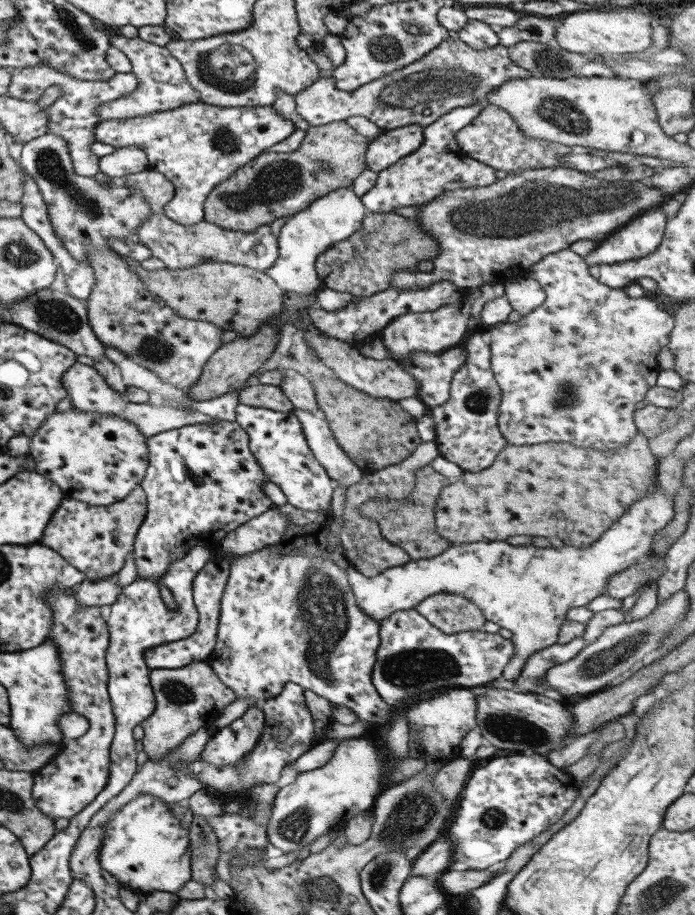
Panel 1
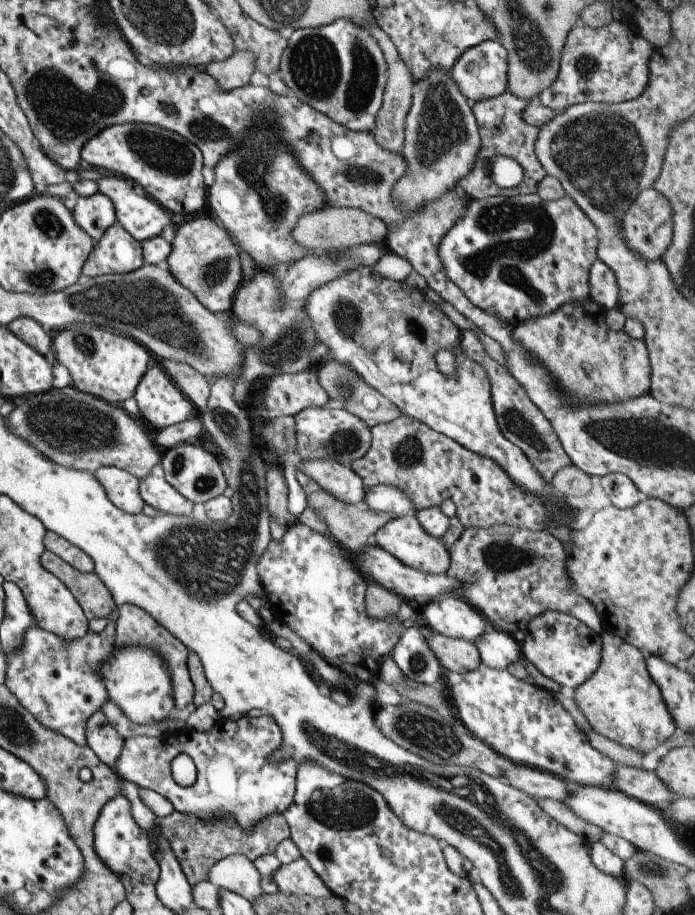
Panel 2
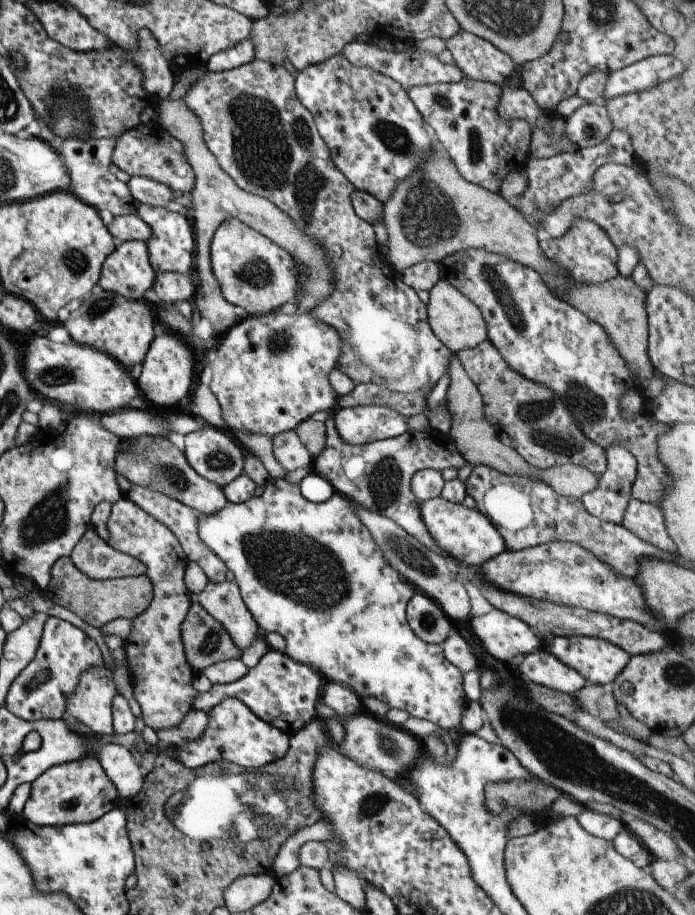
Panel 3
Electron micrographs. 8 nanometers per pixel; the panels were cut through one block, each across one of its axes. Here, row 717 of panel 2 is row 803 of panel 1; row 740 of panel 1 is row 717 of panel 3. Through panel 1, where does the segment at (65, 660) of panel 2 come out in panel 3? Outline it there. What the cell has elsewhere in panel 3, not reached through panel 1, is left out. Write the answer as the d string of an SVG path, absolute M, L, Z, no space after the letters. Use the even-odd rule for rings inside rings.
M89 668L79 676L77 690L73 696L67 698L65 704L64 719L75 720L89 728L91 732L99 736L103 734L113 734L112 715L111 715L111 698L115 696L115 686L113 686L113 677L111 672L106 668Z

